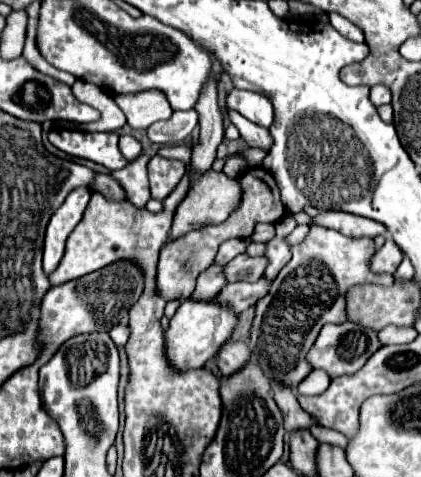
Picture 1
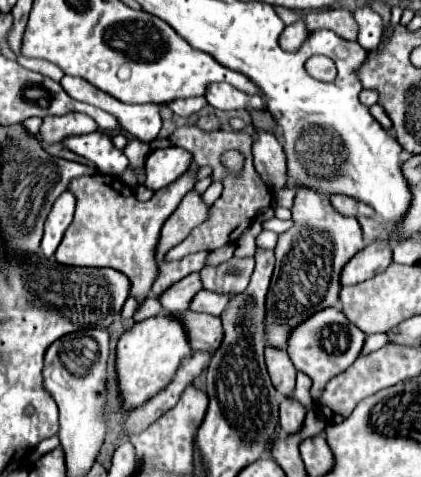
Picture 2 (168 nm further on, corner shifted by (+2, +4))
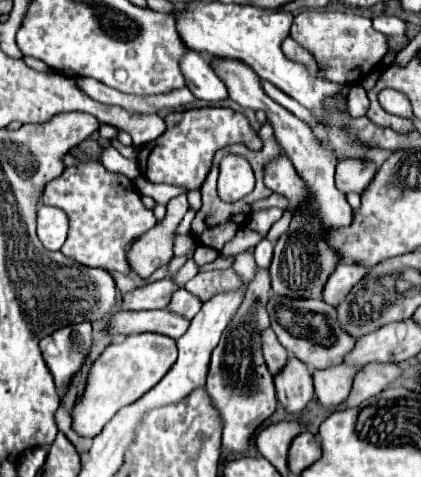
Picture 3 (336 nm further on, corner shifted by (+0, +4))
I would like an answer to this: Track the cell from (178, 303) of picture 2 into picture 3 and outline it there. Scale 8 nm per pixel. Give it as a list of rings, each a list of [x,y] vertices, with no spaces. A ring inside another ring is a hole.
[[[163,278],[151,282],[147,286],[135,288],[131,294],[123,296],[123,310],[153,310],[153,308],[167,308],[171,296],[179,290],[177,282]]]

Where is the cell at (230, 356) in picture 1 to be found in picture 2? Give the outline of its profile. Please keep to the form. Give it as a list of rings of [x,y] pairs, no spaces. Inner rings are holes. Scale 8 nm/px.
[[[191,310],[185,312],[173,312],[169,316],[177,316],[177,320],[181,320],[185,324],[185,332],[187,332],[187,340],[189,346],[193,350],[207,350],[207,352],[215,352],[217,346],[223,340],[223,328],[221,328],[221,320],[217,316],[211,314],[197,314]]]

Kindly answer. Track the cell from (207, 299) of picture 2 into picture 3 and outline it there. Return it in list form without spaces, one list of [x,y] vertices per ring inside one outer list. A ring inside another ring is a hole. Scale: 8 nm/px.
[[[179,288],[179,290],[175,292],[175,296],[171,298],[167,310],[171,310],[171,312],[175,312],[175,314],[185,316],[185,318],[191,320],[191,318],[201,310],[201,306],[203,306],[203,302],[201,302],[195,294],[187,292],[185,288]]]

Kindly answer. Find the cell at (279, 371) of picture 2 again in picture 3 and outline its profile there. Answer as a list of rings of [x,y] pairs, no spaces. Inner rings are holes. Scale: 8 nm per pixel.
[[[267,328],[263,332],[263,356],[265,356],[265,362],[273,376],[277,376],[289,362],[289,352],[279,344],[279,340],[271,328]]]

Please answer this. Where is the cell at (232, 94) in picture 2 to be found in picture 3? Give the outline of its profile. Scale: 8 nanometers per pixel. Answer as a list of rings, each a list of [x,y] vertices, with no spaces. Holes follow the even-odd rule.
[[[195,50],[183,56],[183,76],[187,76],[187,88],[193,92],[195,98],[207,102],[221,102],[229,98],[229,92],[223,80],[213,72],[207,64],[207,58]]]

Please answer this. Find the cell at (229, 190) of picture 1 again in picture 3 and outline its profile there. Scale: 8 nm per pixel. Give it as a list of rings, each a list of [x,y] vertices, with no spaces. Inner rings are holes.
[[[175,196],[167,204],[167,214],[151,232],[145,232],[131,248],[131,268],[139,278],[149,278],[157,268],[165,266],[173,258],[173,244],[177,236],[177,226],[189,210],[187,196]]]

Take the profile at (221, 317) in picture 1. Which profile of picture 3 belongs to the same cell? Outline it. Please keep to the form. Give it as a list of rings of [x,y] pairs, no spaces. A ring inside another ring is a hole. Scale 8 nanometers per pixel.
[[[155,332],[131,334],[125,336],[121,342],[109,344],[103,350],[103,354],[95,360],[87,378],[87,388],[71,410],[75,432],[85,438],[97,436],[123,406],[133,404],[147,390],[151,390],[175,364],[175,360],[177,360],[175,340]]]

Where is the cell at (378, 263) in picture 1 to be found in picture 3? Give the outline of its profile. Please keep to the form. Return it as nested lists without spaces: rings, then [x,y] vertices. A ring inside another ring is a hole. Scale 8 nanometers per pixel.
[[[345,262],[339,264],[339,268],[335,268],[335,272],[331,274],[331,280],[327,280],[327,288],[323,290],[323,300],[331,306],[337,306],[339,302],[345,300],[347,292],[359,282],[363,280],[363,276],[367,274],[369,268],[357,264],[357,262]]]

